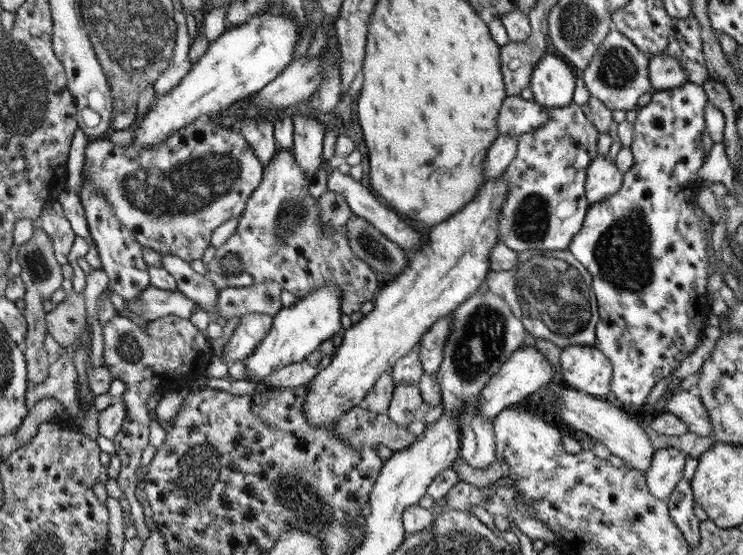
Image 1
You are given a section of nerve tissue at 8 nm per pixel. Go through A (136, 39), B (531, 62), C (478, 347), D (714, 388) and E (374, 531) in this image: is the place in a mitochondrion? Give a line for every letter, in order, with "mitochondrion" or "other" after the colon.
A: mitochondrion
B: other
C: mitochondrion
D: mitochondrion
E: other

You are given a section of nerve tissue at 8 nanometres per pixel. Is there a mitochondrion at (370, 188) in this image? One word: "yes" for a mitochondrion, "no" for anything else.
no

